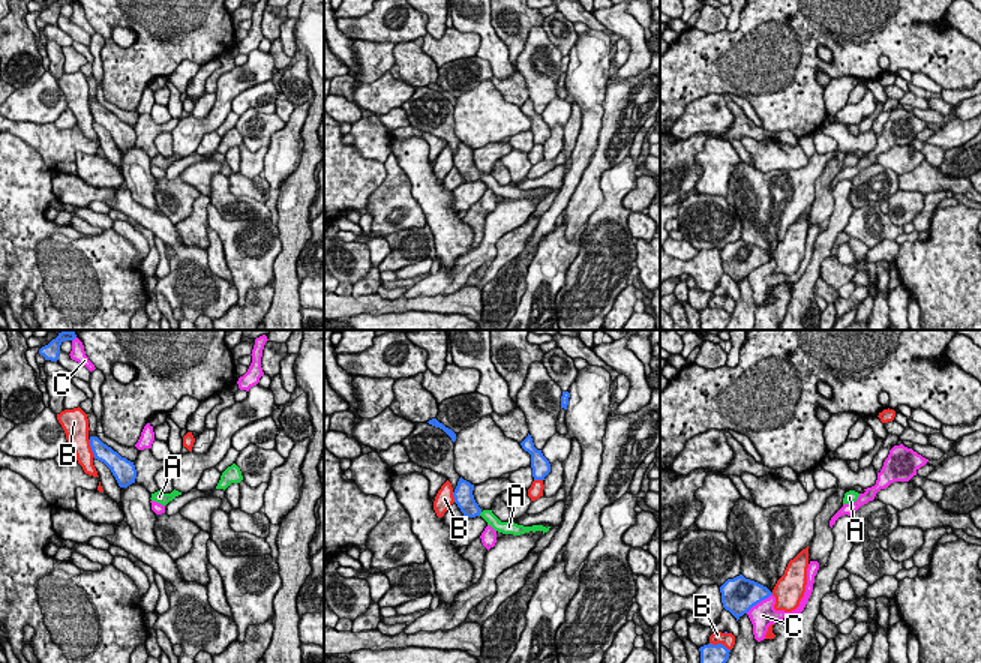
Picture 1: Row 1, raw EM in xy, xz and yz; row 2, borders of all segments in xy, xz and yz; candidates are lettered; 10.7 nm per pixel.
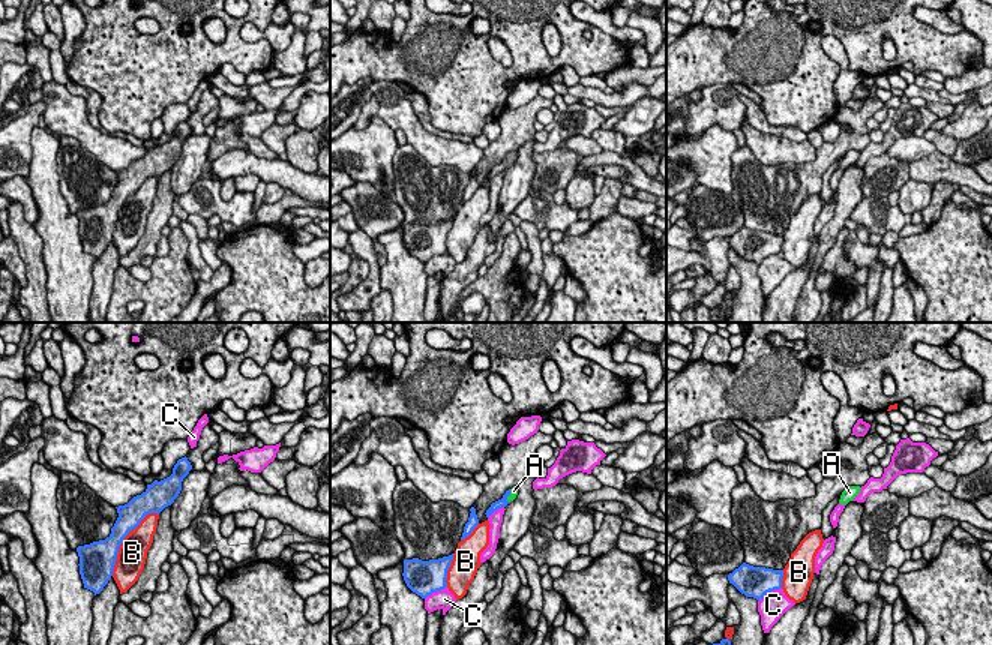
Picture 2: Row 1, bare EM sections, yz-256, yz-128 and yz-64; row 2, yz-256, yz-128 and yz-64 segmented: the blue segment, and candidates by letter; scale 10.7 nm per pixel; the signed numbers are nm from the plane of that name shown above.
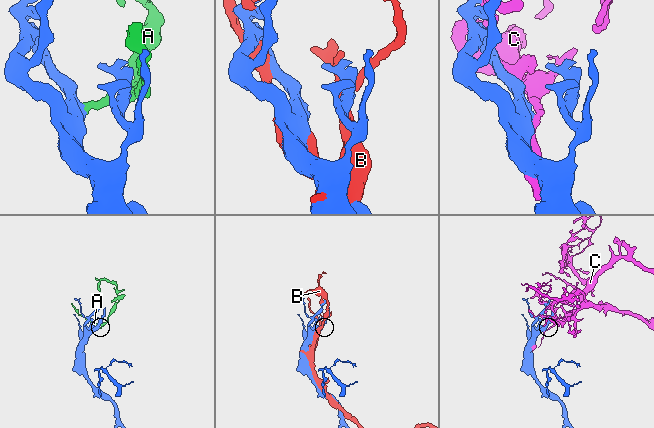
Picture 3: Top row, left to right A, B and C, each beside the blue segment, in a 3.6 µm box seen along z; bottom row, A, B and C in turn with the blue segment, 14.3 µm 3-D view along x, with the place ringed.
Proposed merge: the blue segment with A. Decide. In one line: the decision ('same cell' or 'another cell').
same cell

